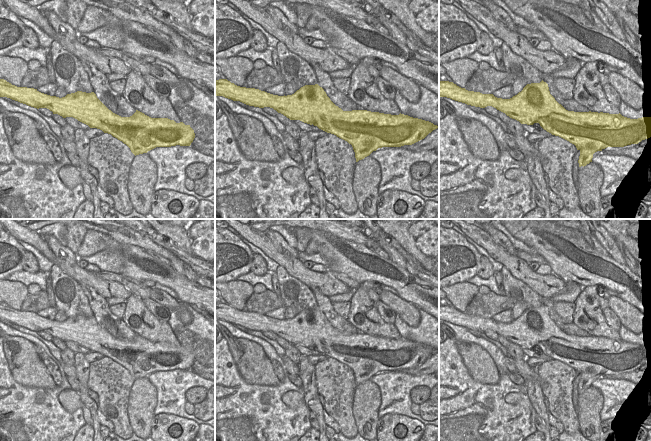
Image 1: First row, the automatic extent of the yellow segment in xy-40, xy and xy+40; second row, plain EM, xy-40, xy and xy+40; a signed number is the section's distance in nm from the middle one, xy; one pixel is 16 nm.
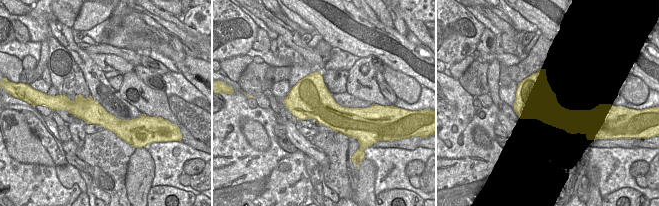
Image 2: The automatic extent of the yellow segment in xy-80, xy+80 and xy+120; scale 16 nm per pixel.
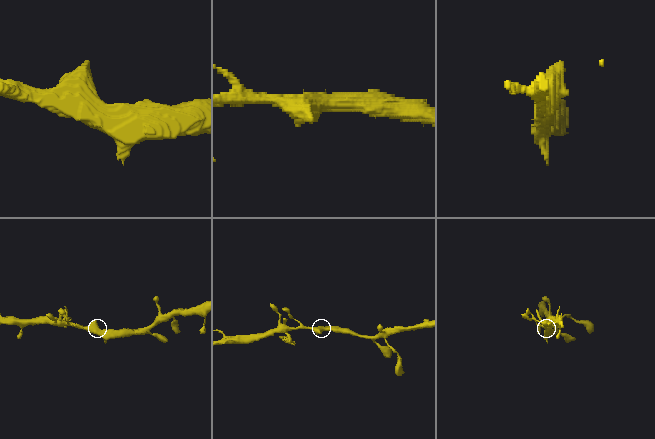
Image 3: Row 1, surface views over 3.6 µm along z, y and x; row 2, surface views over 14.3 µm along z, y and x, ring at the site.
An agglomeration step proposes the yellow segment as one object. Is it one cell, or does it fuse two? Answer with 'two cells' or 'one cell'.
one cell

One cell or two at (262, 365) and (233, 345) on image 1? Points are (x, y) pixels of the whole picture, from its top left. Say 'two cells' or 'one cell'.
one cell

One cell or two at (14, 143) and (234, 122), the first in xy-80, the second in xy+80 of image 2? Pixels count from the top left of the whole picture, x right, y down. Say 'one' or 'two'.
two

